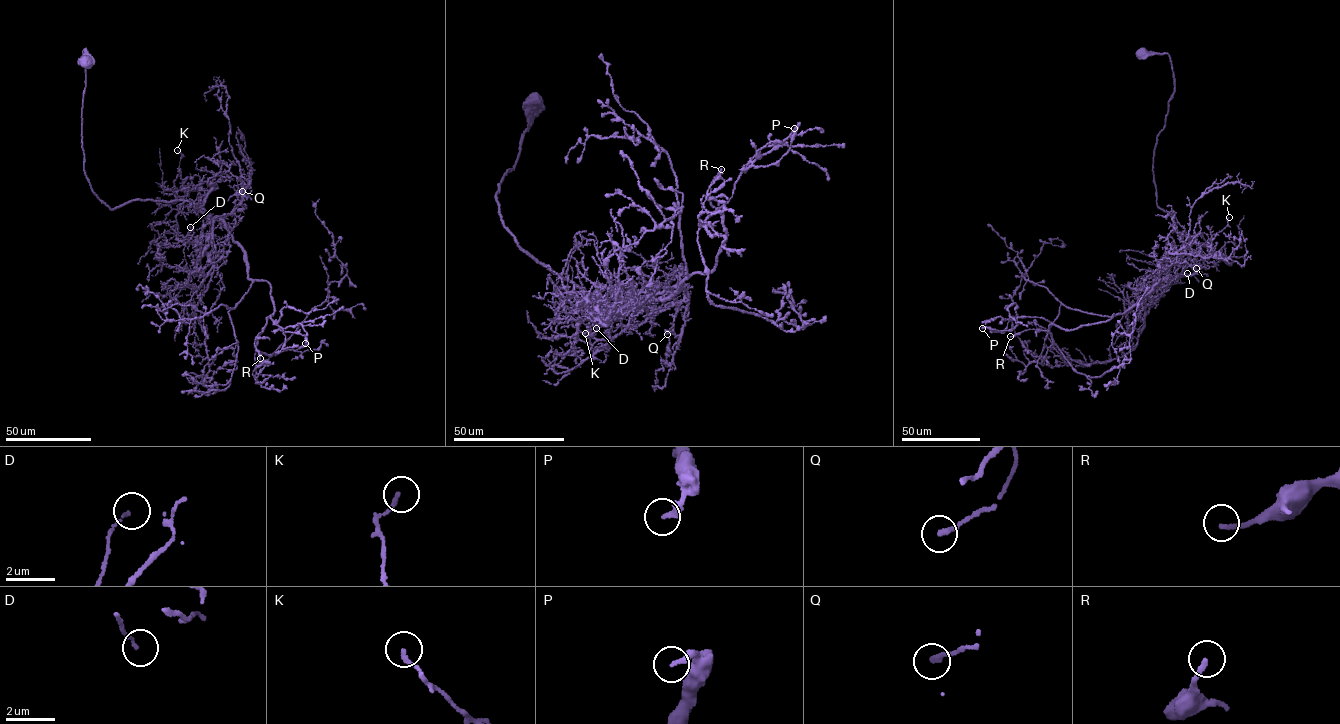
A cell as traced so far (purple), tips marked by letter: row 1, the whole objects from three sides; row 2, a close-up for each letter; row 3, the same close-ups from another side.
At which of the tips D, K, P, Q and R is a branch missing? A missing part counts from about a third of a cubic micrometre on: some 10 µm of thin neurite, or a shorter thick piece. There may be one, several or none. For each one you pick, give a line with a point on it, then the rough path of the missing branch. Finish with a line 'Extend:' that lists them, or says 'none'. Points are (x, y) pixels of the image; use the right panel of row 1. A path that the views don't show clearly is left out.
Extend: none

